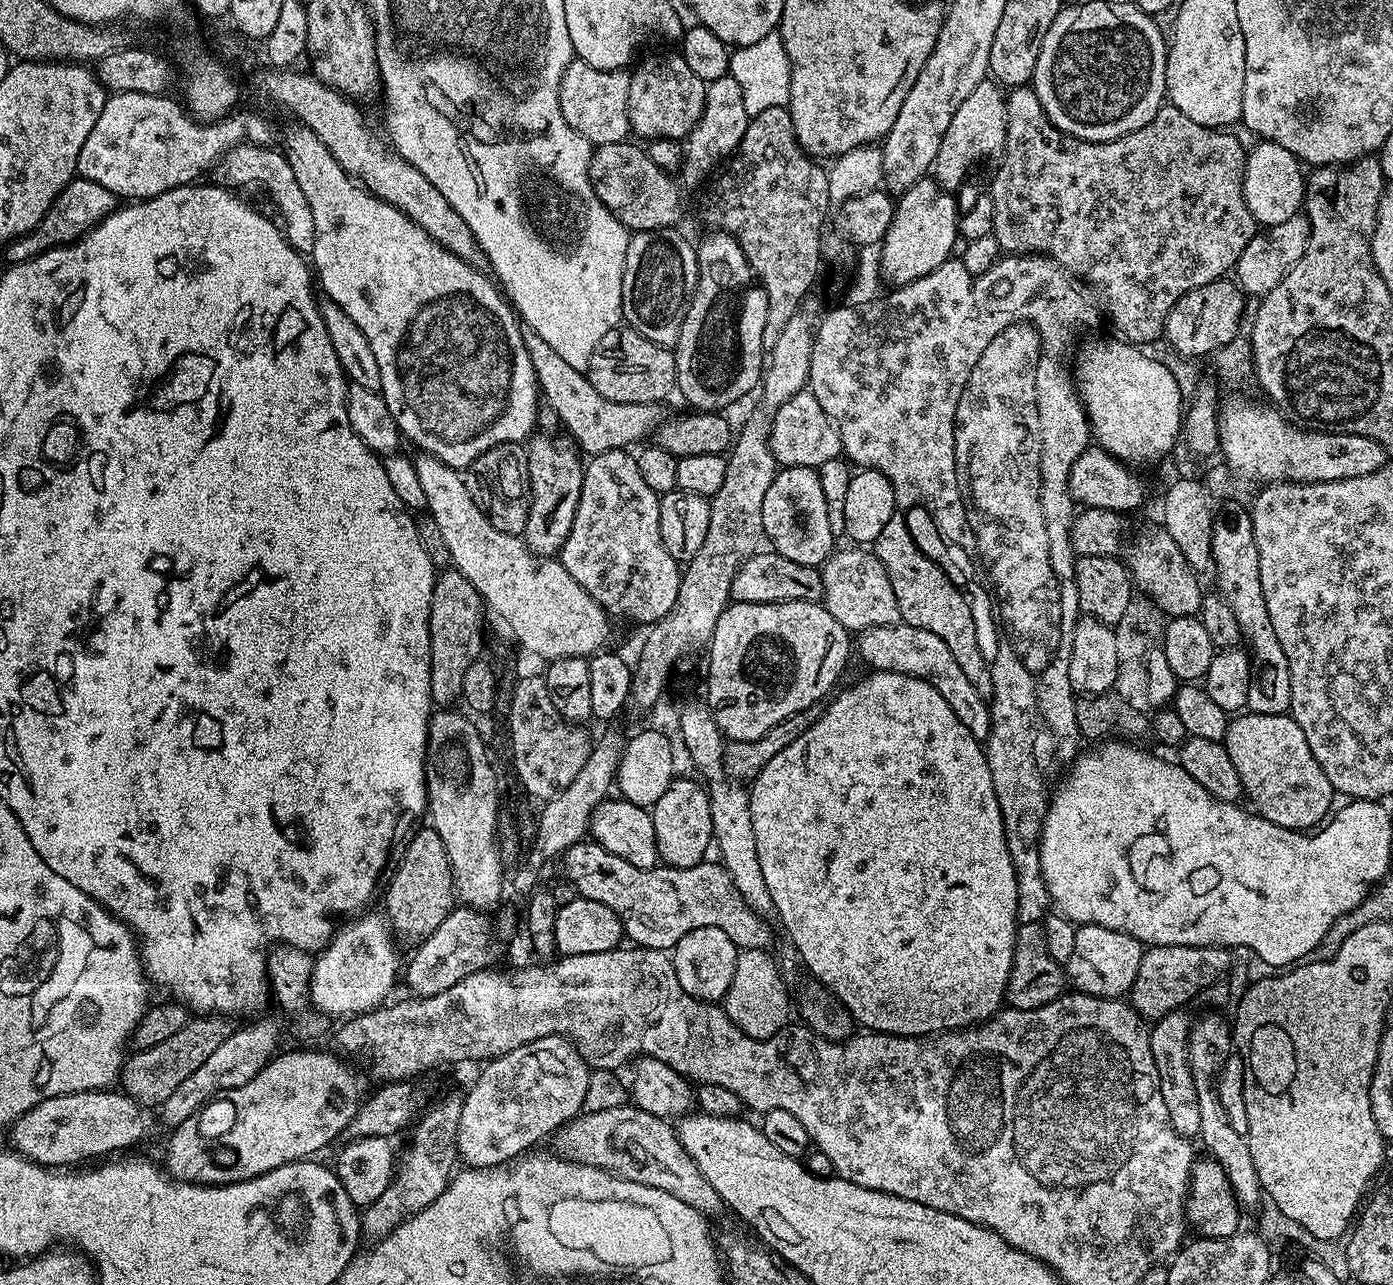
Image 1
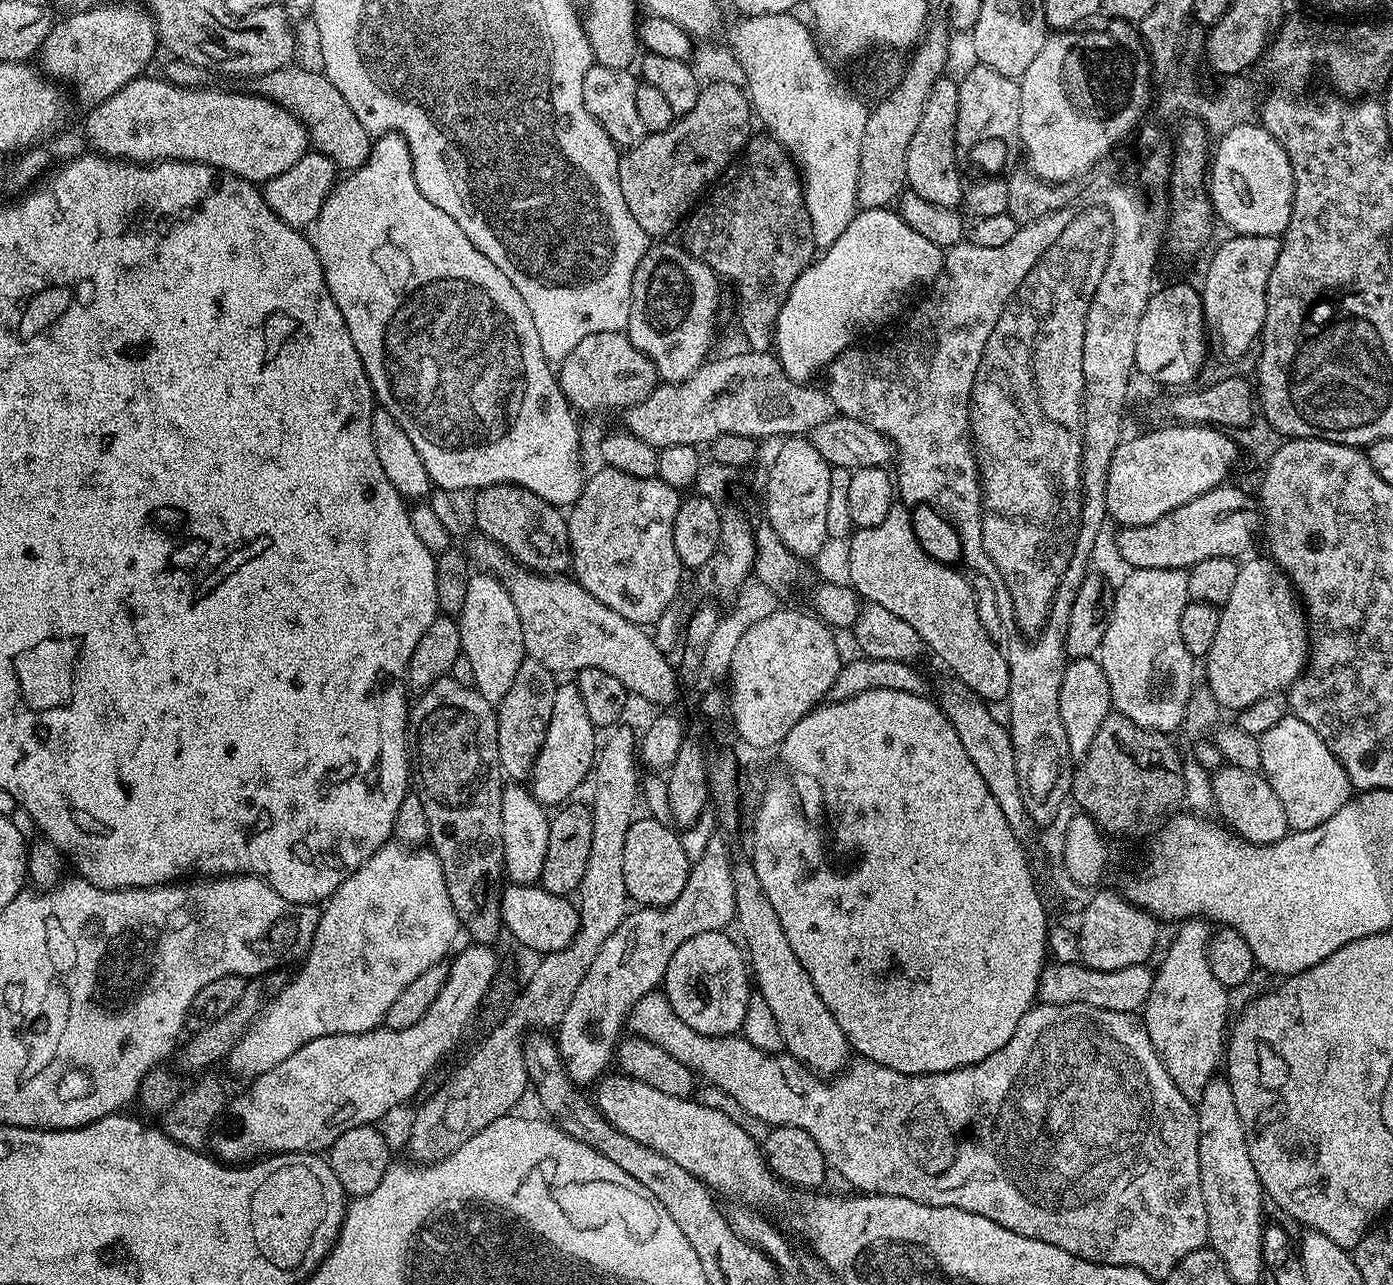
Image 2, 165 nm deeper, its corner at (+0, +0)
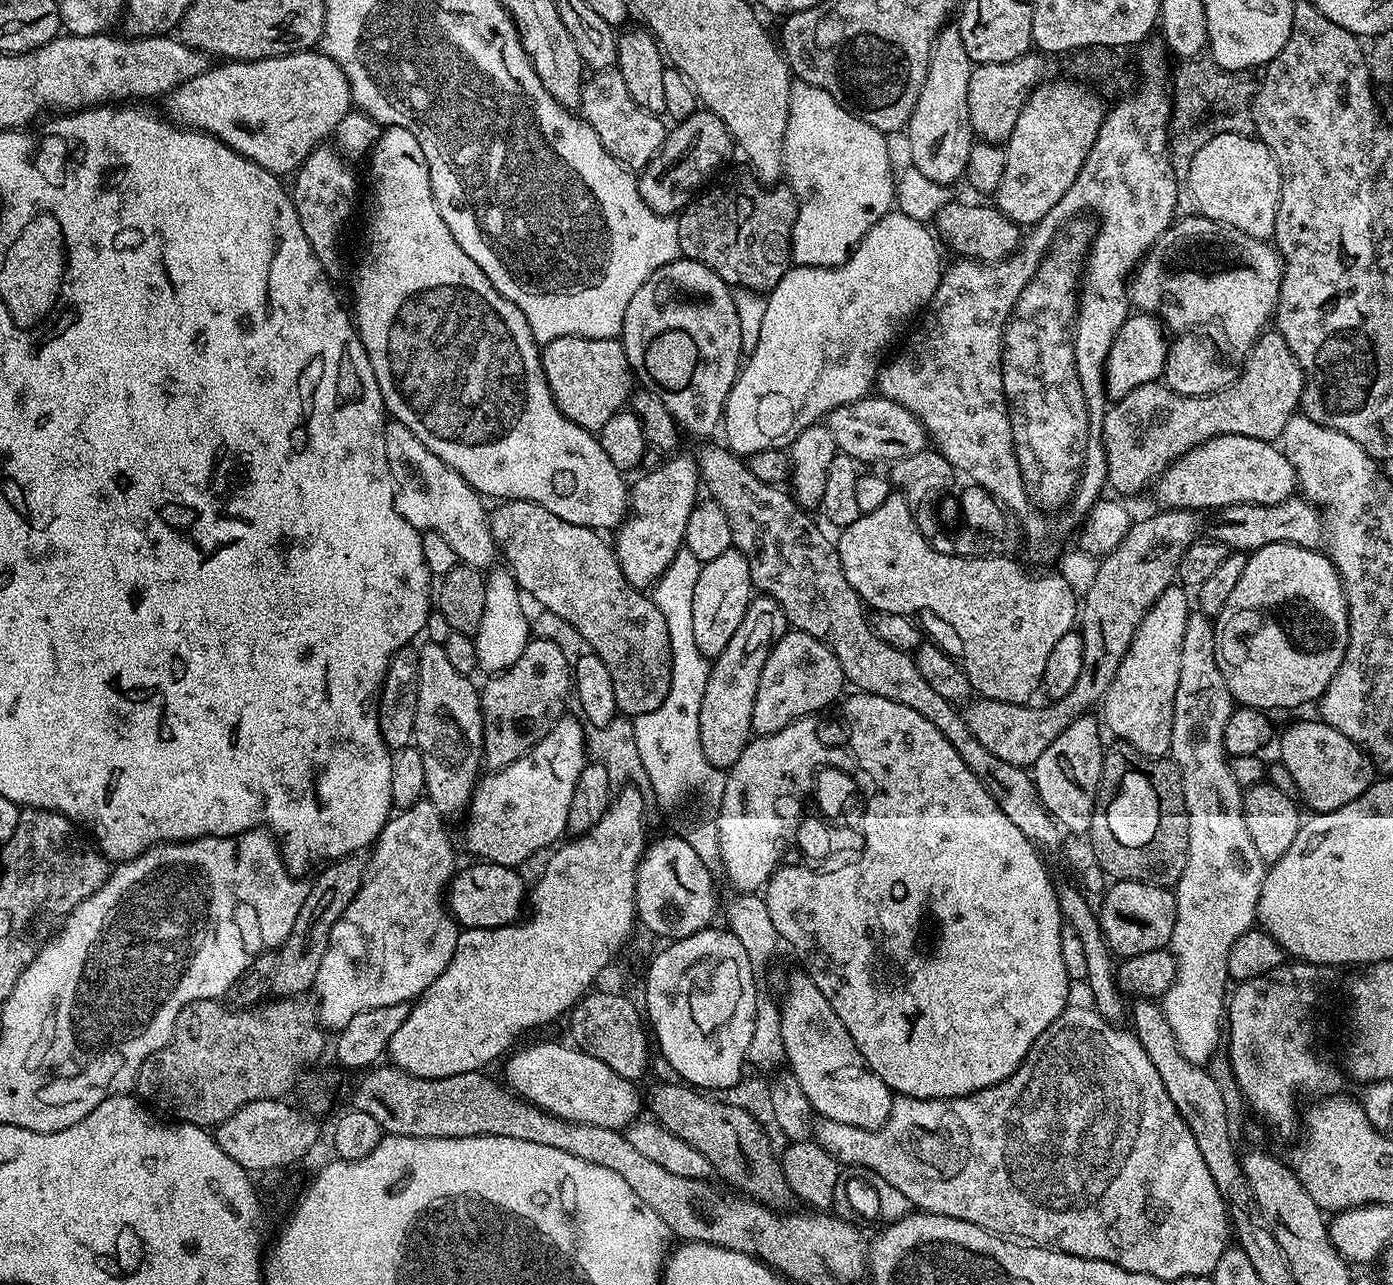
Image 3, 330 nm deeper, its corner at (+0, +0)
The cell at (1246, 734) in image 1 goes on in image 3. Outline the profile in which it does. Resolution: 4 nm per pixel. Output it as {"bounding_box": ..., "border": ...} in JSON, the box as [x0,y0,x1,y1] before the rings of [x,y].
{"bounding_box":[1278,718,1374,813],"border":[[[1319,718],[1290,725],[1281,736],[1279,733],[1278,744],[1279,740],[1279,763],[1290,770],[1299,799],[1304,799],[1313,813],[1338,810],[1354,802],[1374,783],[1372,759],[1357,744],[1350,742],[1342,730],[1334,730],[1334,726]]]}

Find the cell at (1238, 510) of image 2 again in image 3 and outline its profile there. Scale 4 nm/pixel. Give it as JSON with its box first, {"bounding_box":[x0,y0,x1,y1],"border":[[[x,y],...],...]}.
{"bounding_box":[1211,498,1326,552],"border":[[[1289,498],[1262,506],[1261,504],[1232,504],[1215,513],[1216,521],[1212,524],[1211,539],[1222,542],[1230,550],[1247,552],[1258,551],[1262,546],[1271,544],[1293,544],[1303,548],[1315,549],[1321,543],[1326,529],[1322,523],[1322,513],[1315,504],[1303,498]]]}

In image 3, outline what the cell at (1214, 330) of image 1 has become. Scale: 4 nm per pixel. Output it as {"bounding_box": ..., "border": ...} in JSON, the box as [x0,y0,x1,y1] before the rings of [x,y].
{"bounding_box":[1104,314,1170,402],"border":[[[1132,314],[1118,330],[1110,346],[1108,361],[1104,367],[1104,391],[1109,401],[1115,402],[1143,384],[1157,383],[1164,375],[1164,363],[1170,347],[1166,329],[1155,315]]]}

